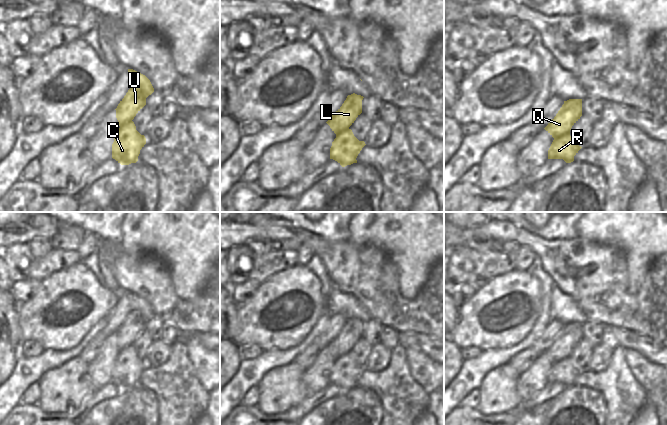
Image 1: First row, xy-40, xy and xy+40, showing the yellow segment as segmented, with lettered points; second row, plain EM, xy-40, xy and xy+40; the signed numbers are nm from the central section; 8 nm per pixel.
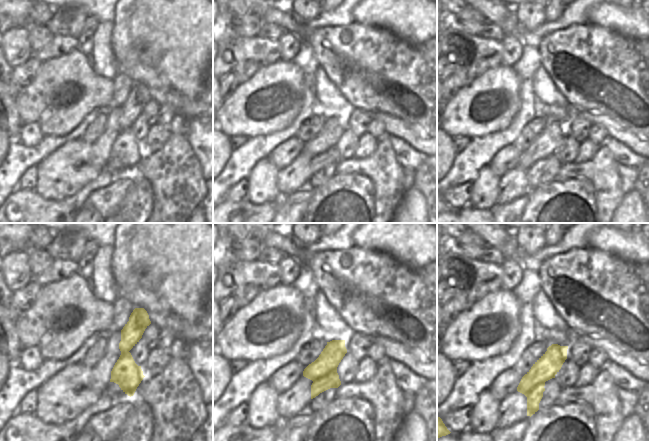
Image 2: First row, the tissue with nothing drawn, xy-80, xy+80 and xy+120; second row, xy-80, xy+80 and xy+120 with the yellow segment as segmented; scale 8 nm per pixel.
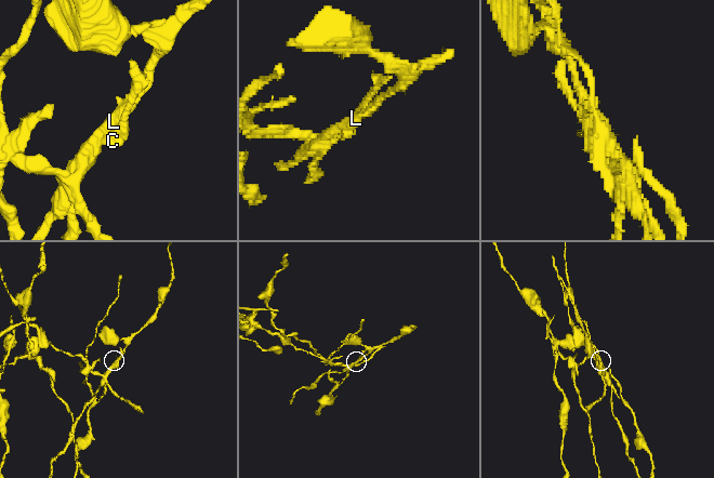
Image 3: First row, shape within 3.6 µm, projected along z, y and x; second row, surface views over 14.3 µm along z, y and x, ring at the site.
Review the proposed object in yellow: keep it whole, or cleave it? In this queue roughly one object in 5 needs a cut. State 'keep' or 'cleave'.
cleave

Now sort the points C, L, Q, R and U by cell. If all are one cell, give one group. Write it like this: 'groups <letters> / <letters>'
groups C R / L Q U

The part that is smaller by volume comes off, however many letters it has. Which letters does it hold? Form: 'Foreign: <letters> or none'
Foreign: C, R

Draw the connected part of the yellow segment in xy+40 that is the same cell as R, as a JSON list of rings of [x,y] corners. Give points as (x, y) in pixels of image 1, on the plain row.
[[[567,357],[553,364],[548,374],[548,383],[563,383],[566,387],[571,387],[581,372],[572,364],[570,357]]]

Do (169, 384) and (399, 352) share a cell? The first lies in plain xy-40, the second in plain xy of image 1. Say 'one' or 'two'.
one

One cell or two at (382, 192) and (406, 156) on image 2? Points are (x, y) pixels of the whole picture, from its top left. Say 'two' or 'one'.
two

